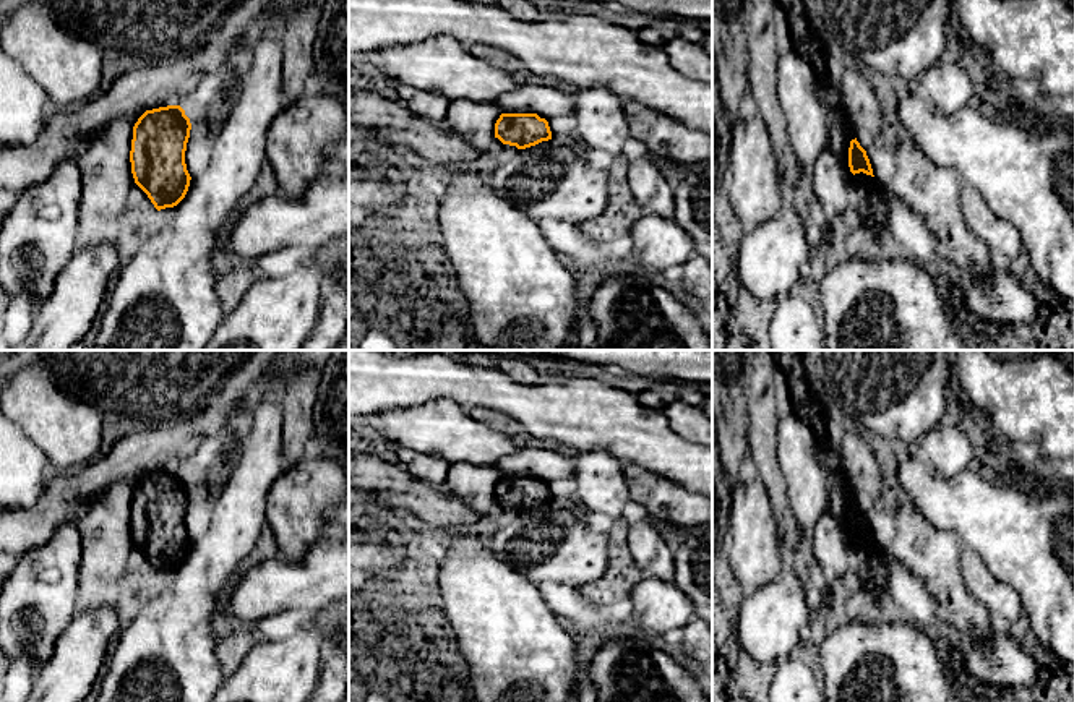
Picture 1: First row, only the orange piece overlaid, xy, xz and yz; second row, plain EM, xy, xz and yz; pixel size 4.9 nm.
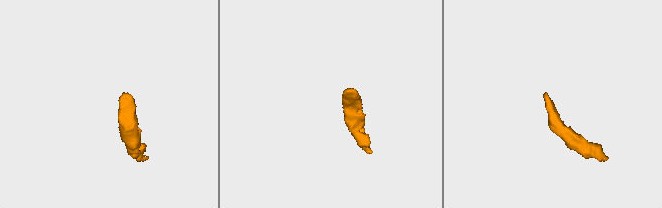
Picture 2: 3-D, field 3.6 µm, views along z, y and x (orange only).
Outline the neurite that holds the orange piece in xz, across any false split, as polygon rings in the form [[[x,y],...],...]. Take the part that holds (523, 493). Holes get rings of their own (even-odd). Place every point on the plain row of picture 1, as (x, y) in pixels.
[[[501,477],[495,486],[495,501],[503,507],[526,512],[552,503],[548,485],[537,477]]]

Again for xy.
[[[180,469],[146,473],[133,490],[131,537],[157,574],[177,569],[188,554],[191,540],[185,514],[190,493]]]

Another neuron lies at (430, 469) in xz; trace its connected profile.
[[[396,447],[397,452],[397,460],[399,464],[414,477],[428,482],[435,486],[441,486],[448,469],[449,462],[446,462],[441,457],[435,456],[427,456],[423,452],[417,452],[407,447]]]

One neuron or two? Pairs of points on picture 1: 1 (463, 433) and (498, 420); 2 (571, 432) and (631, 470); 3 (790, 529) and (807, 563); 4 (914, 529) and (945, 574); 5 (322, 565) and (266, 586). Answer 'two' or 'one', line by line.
1: two
2: two
3: one
4: one
5: one

